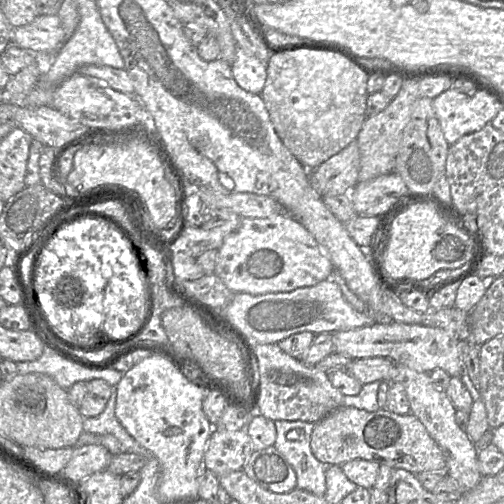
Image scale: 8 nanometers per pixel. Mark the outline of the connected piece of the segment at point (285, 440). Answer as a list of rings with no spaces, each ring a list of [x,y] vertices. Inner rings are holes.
[[[276,420],[274,424],[276,427],[276,440],[273,446],[292,466],[296,474],[296,488],[305,490],[319,497],[324,497],[326,493],[325,471],[330,464],[320,462],[311,451],[310,440],[315,423]],[[296,431],[300,433],[299,439],[295,439]]]

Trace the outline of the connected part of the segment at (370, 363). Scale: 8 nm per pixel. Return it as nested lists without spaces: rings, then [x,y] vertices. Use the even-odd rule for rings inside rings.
[[[369,357],[354,359],[346,371],[362,384],[374,381],[390,381],[397,374],[396,363],[388,358]]]

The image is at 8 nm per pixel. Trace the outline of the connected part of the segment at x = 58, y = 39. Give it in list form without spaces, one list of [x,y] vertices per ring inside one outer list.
[[[38,15],[31,23],[12,31],[13,45],[34,52],[55,53],[65,41],[65,31],[57,15]]]

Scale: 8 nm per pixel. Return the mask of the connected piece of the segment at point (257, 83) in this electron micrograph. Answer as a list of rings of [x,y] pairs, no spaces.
[[[236,45],[231,68],[235,81],[242,89],[253,94],[261,94],[267,78],[267,63]]]

